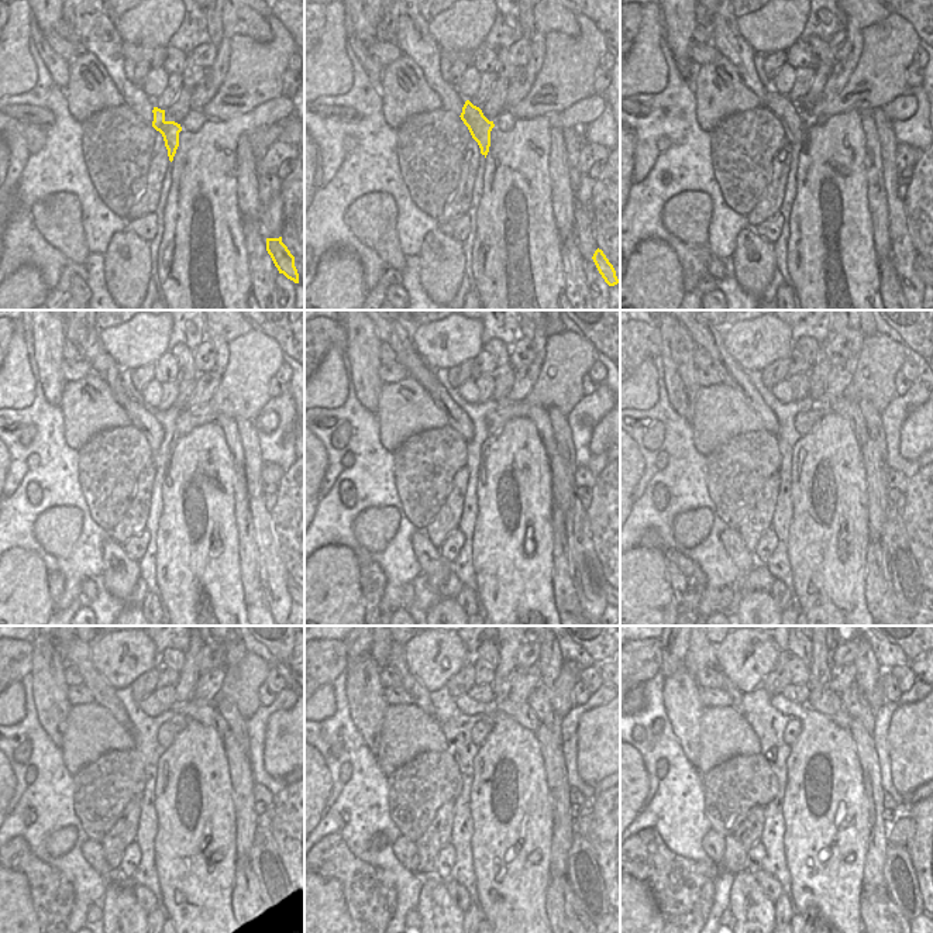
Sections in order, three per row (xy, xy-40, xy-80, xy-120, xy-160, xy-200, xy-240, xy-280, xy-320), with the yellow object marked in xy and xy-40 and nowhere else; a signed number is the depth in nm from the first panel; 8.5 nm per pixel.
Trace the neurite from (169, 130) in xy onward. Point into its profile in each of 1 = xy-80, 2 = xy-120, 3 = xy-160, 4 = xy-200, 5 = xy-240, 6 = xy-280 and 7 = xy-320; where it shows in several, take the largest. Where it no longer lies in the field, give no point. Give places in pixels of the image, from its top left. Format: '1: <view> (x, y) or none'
1: xy-80 (785, 112)
2: xy-120 (140, 417)
3: xy-160 (406, 354)
4: xy-200 (732, 374)
5: xy-240 (104, 695)
6: xy-280 (420, 695)
7: xy-320 (736, 695)

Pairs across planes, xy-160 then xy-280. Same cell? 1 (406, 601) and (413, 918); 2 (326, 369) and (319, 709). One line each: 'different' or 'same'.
1: same
2: same

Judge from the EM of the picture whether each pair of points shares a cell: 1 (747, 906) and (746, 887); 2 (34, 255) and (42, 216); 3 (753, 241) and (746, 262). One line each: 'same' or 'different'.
1: same
2: different
3: same

